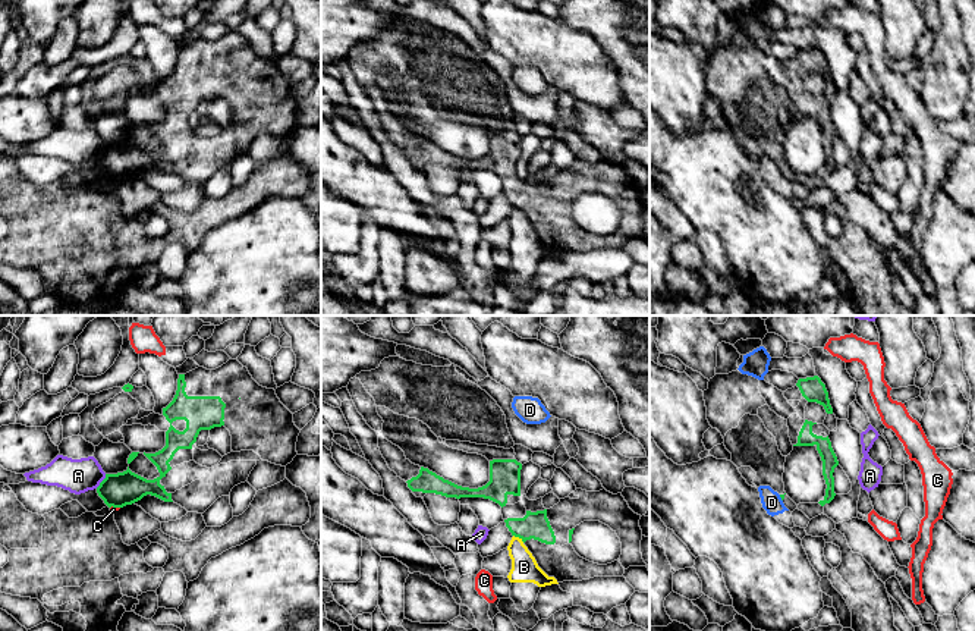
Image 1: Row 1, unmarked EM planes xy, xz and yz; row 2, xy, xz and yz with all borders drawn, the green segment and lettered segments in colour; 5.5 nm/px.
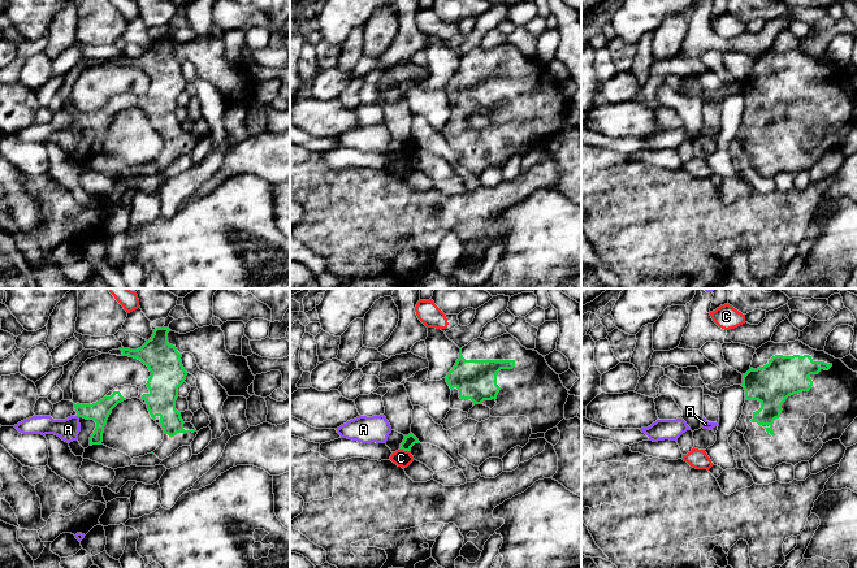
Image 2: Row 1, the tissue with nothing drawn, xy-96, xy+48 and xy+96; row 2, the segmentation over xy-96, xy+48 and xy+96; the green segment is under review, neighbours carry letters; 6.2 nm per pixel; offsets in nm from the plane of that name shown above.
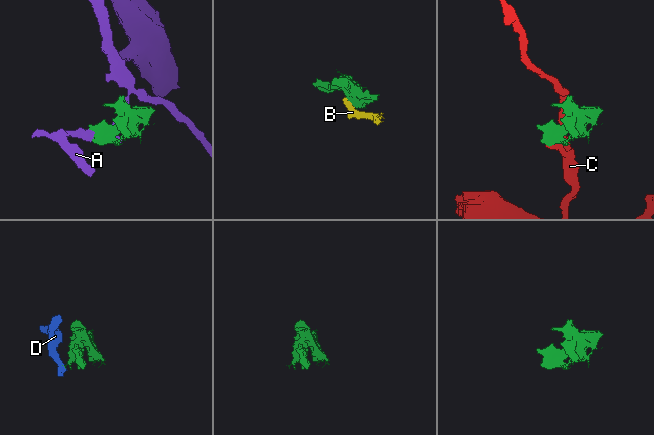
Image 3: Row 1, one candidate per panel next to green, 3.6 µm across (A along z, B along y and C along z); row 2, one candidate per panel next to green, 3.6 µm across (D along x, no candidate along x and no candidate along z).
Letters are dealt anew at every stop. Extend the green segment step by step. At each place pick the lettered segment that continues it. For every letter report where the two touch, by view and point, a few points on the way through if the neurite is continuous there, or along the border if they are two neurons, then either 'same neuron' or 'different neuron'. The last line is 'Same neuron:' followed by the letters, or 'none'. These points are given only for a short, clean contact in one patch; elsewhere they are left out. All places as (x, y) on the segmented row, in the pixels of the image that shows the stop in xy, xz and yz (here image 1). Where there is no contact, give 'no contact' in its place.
A: meets green in xy at (101, 482); border along xy (106, 474), (96, 487); different neuron
B: meets green in xz at (519, 537); border along xz (513, 534), (524, 542); different neuron
C: meets green in xy at (115, 507); border along xy (119, 507), (110, 508); different neuron
D: meets green in yz at (780, 496); border along yz (779, 495), (782, 501); different neuron
Same neuron: none

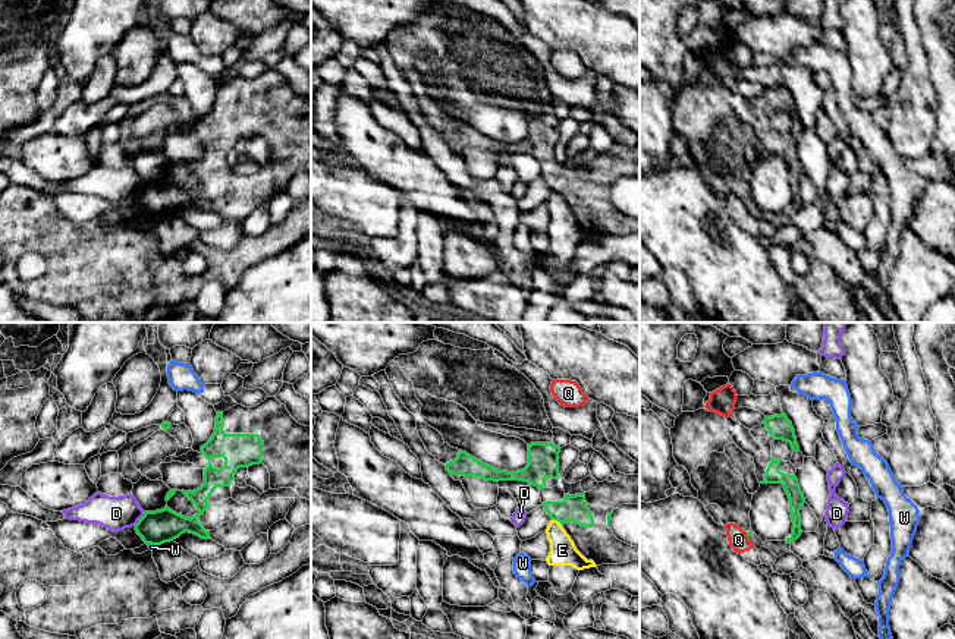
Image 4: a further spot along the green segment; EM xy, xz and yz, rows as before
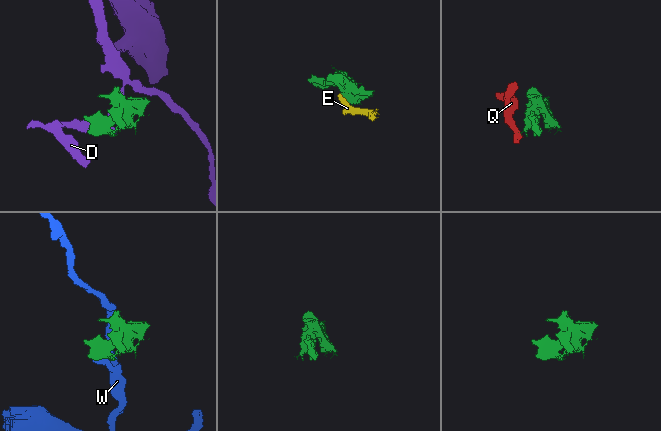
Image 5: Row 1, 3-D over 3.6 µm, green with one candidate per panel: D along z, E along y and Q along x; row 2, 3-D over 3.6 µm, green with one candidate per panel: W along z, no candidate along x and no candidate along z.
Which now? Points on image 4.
D: meets green in xy at (140, 519); border along xy (144, 512), (134, 525); different neuron
E: meets green in xz at (558, 521); border along xz (552, 518), (562, 525); different neuron
Q: meets green in yz at (747, 534); border along yz (745, 532), (748, 538); different neuron
W: meets green in xy at (153, 544); border along xy (157, 544), (148, 545); different neuron
Same neuron: none

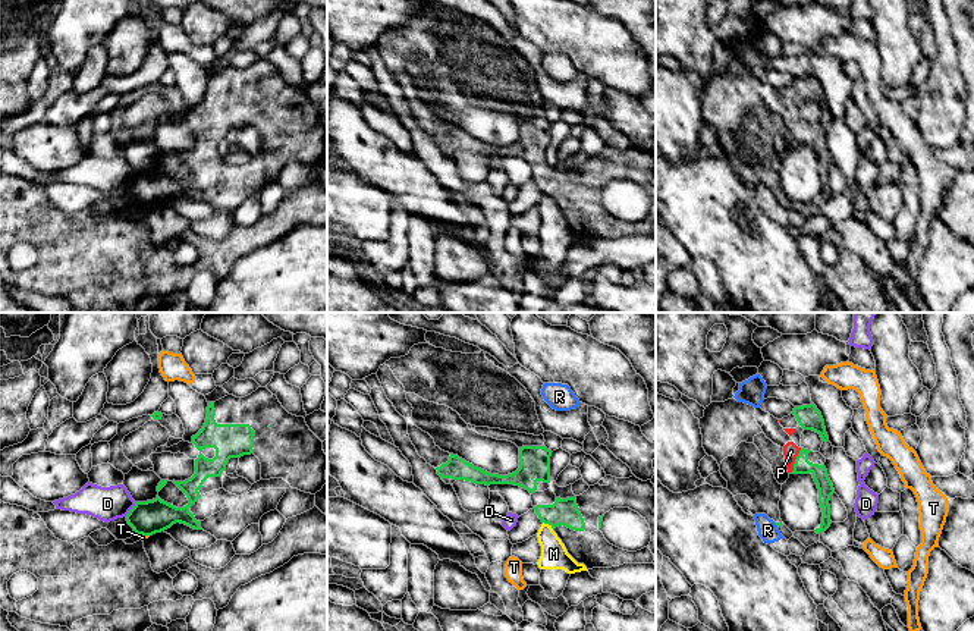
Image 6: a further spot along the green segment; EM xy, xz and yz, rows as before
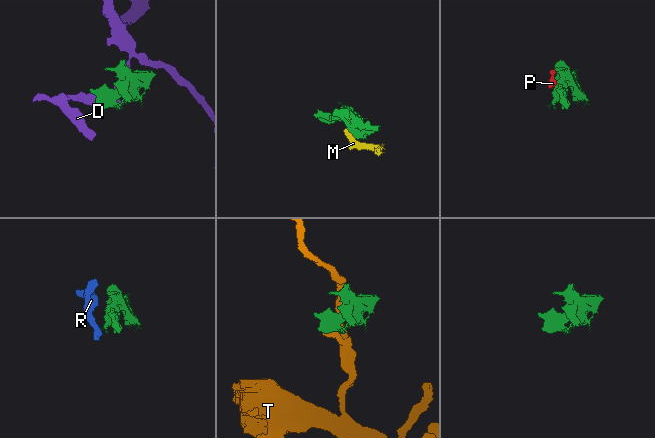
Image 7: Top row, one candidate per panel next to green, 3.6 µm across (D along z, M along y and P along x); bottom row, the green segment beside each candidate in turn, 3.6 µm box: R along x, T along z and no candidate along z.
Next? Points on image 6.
D: meets green in xy at (131, 509); border along xy (135, 502), (125, 515); different neuron
M: meets green in xz at (549, 524); border along xz (543, 521), (553, 529); different neuron
P: meets green in yz at (795, 461); same neuron
R: meets green in yz at (776, 524); border along yz (775, 523), (778, 529); different neuron
T: meets green in xy at (144, 534); border along xy (148, 534), (140, 536); different neuron
Same neuron: P

